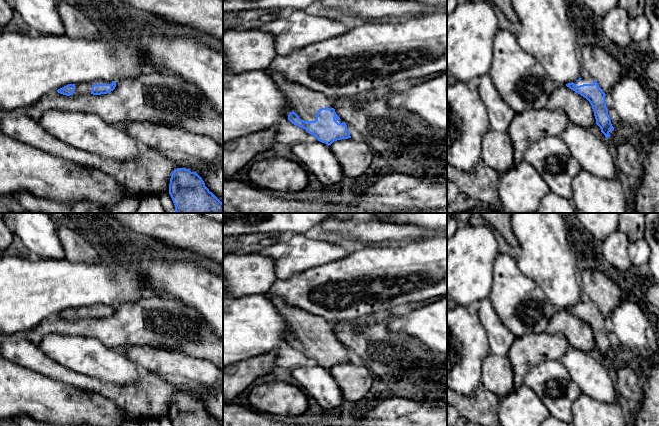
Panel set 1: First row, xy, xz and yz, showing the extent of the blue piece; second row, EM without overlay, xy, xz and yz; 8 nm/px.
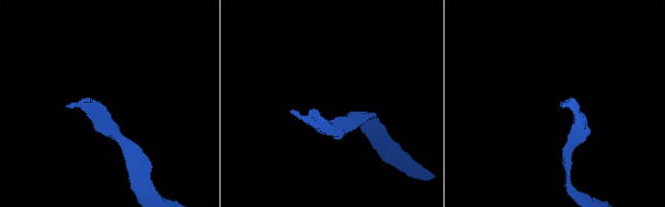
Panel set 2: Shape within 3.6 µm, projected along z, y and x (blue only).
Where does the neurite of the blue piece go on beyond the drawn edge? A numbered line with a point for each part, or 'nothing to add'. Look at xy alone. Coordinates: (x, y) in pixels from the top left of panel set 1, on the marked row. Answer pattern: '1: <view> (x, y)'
1: xy (83, 88)

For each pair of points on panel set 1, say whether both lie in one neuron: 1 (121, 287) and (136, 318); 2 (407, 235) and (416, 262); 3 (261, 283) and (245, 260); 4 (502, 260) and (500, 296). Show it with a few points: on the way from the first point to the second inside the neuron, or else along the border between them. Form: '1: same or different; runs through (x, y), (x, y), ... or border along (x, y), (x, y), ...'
1: different; border along (150, 294), (124, 303)
2: different; border along (433, 237), (407, 243)
3: same; runs through (255, 277), (248, 270), (247, 266)
4: same; runs through (503, 269), (503, 287)

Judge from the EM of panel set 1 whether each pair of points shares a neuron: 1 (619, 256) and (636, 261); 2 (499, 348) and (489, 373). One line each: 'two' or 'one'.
1: two
2: two

